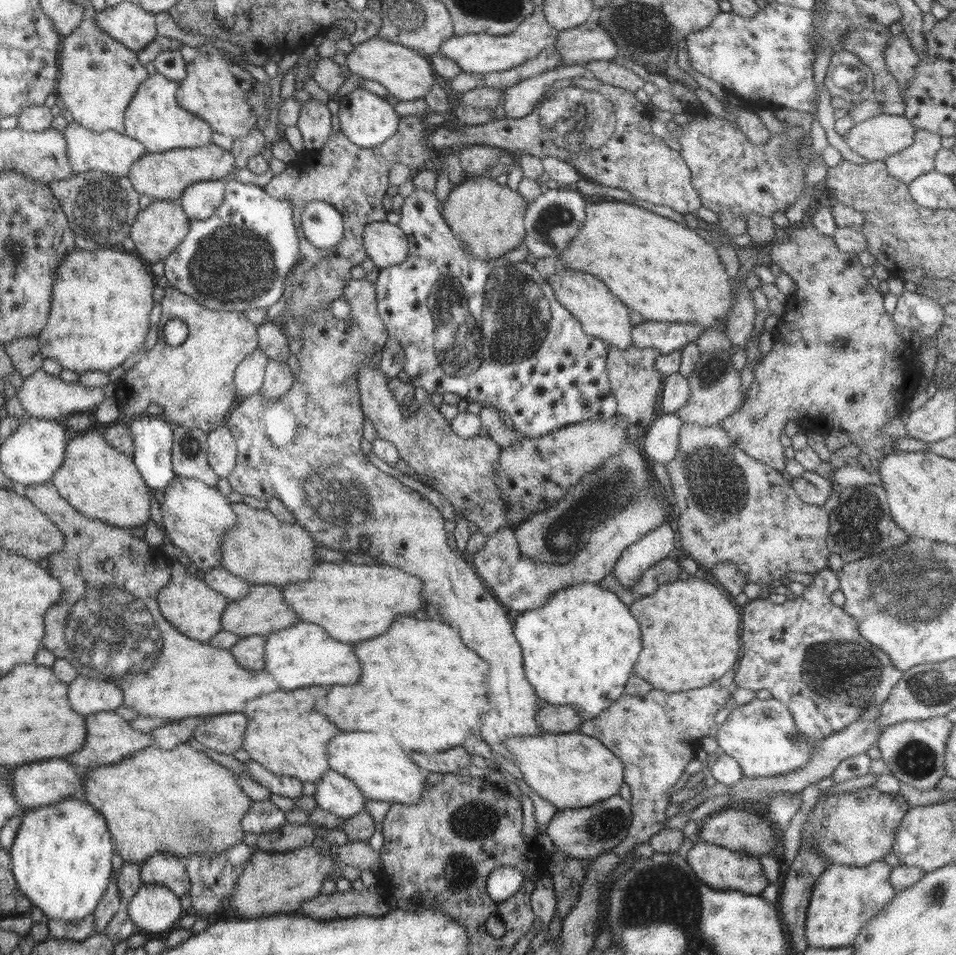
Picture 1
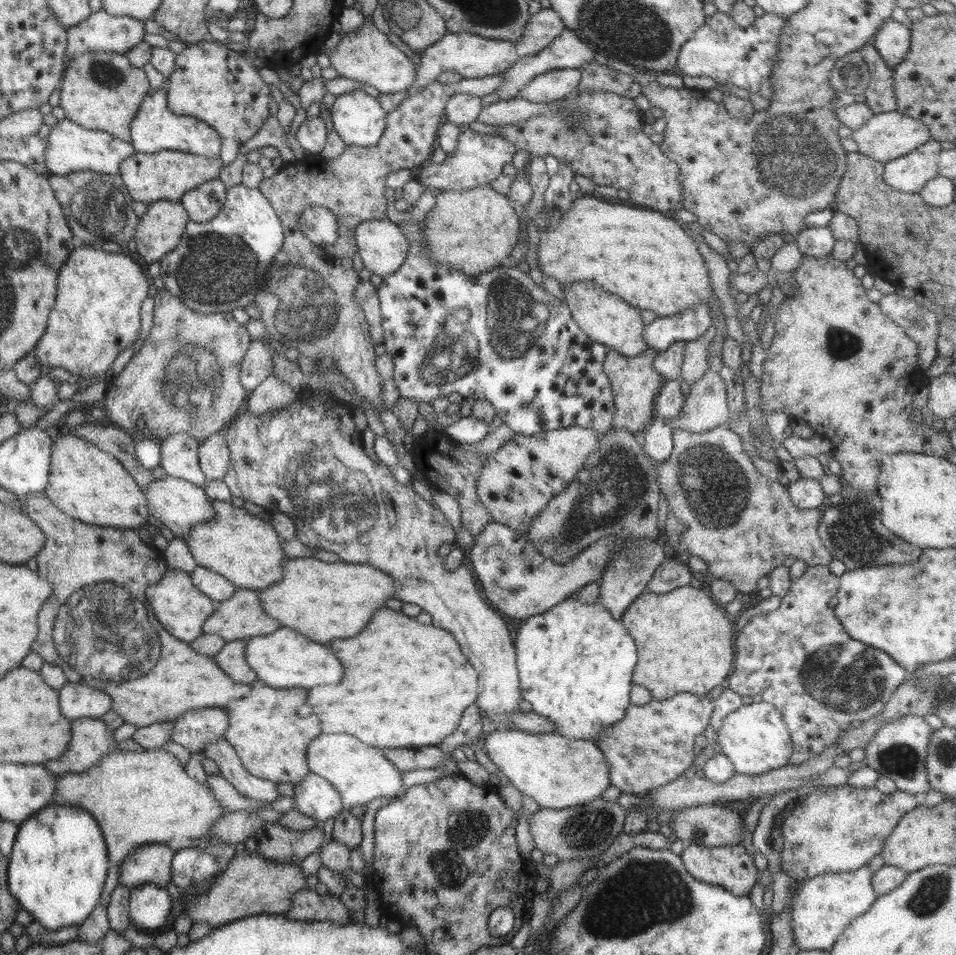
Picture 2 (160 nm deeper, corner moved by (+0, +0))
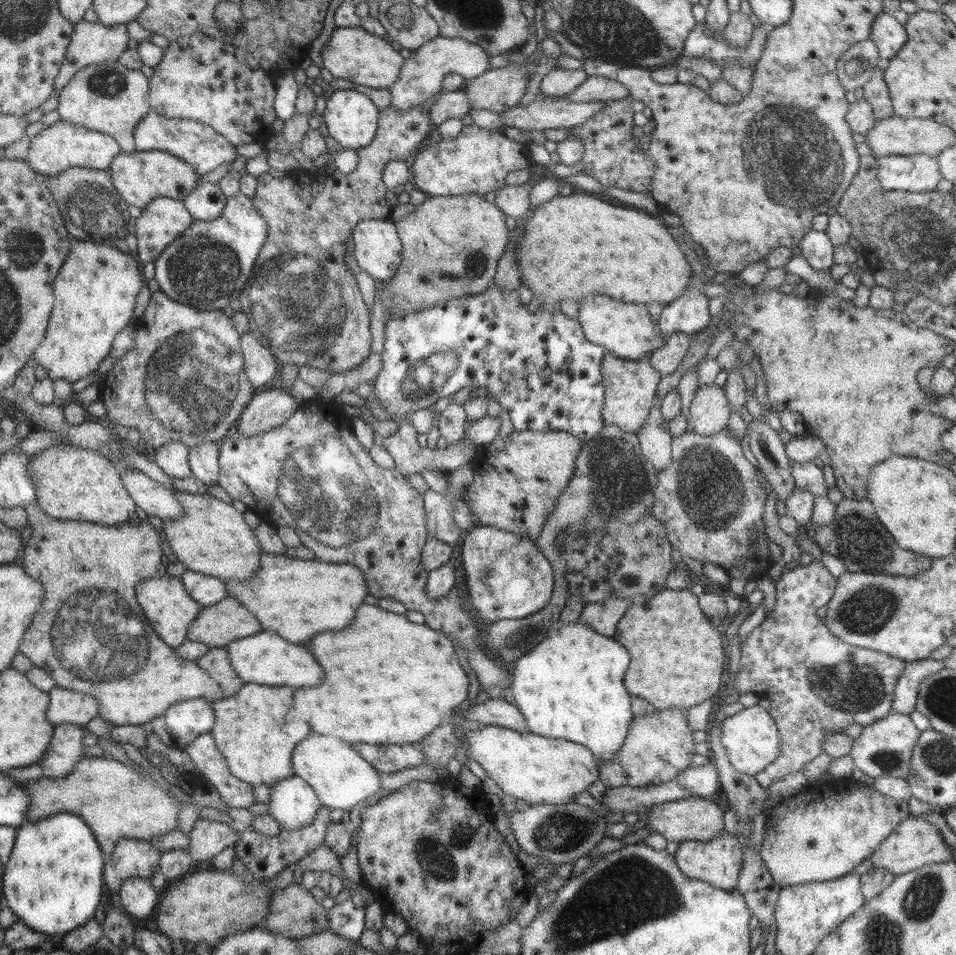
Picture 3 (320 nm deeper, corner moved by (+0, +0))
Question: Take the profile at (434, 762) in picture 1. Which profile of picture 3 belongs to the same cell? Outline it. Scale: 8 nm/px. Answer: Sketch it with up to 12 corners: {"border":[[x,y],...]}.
{"border":[[420,743],[354,744],[380,773],[424,765]]}

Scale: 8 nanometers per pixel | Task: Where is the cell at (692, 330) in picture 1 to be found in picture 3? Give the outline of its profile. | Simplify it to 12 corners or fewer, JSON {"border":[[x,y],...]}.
{"border":[[700,286],[663,308],[659,335],[692,335],[710,324]]}

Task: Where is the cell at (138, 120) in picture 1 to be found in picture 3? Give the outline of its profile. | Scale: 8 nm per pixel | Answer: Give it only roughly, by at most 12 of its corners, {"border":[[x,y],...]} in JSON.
{"border":[[160,116],[135,127],[139,152],[163,151],[200,178],[238,158],[211,125]]}

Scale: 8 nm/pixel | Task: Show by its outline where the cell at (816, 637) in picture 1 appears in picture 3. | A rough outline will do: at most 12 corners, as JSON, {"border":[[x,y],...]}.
{"border":[[782,573],[731,685],[770,701],[767,790],[892,712],[907,662],[832,637],[837,578]]}

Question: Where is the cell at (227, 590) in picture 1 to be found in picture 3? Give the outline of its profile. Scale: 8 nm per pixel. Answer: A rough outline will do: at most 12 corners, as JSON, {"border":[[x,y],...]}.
{"border":[[186,570],[184,588],[202,607],[220,602],[225,581]]}

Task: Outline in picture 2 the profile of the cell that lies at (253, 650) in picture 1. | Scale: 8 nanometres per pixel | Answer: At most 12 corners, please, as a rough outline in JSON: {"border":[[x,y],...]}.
{"border":[[247,639],[230,641],[214,661],[238,684],[258,680]]}

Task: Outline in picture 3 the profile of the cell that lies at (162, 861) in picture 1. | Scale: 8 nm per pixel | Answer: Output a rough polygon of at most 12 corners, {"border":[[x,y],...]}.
{"border":[[123,838],[104,867],[117,893],[130,876],[148,878],[161,852],[147,840]]}

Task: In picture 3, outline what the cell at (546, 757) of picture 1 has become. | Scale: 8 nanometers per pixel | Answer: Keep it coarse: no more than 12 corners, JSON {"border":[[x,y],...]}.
{"border":[[490,725],[463,739],[504,794],[572,803],[592,751]]}

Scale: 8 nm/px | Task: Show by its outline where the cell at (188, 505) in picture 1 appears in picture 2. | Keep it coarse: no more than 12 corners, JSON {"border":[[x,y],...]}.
{"border":[[167,476],[143,493],[176,537],[215,519],[204,488]]}

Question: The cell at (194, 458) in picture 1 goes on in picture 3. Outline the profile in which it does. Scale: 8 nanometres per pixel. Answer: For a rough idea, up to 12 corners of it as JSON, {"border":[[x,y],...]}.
{"border":[[183,442],[154,450],[155,463],[174,478],[193,476]]}

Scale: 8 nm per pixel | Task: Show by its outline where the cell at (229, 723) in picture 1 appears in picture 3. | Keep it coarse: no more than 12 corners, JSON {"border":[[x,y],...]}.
{"border":[[183,700],[149,722],[184,750],[215,723],[212,702]]}

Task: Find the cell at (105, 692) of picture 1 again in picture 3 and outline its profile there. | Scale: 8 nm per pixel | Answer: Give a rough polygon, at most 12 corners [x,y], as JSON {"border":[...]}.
{"border":[[55,687],[47,719],[84,725],[101,714],[102,702]]}

